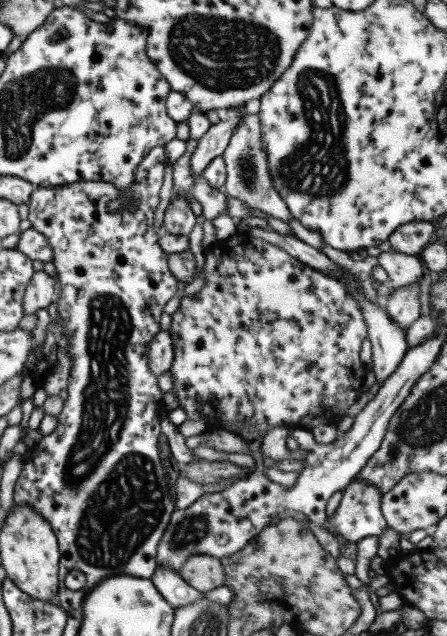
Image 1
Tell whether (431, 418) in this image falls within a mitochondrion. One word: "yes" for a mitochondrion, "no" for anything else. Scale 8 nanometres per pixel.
yes

